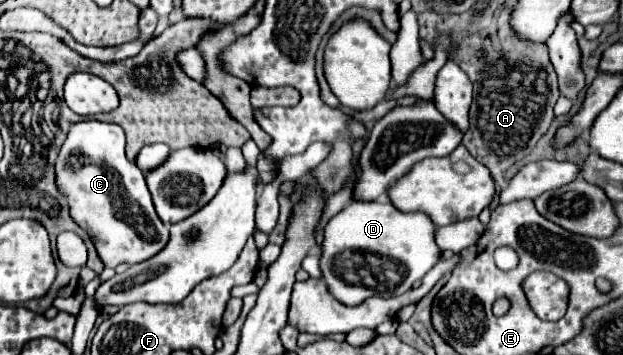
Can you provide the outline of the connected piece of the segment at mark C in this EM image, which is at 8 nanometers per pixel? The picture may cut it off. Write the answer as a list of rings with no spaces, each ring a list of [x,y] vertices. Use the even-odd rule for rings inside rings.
[[[90,119],[71,124],[55,160],[55,184],[61,188],[61,194],[69,204],[71,220],[91,236],[105,268],[117,268],[119,264],[139,264],[157,254],[167,244],[169,230],[159,220],[143,178],[143,172],[155,168],[167,154],[169,146],[163,143],[149,144],[141,149],[135,164],[125,156],[125,134],[121,126]],[[61,162],[65,164],[69,180],[67,190],[63,190],[61,182]]]

